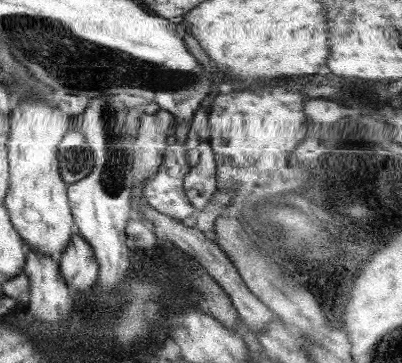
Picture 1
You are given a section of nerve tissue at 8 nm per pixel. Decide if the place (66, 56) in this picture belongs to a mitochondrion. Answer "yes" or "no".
yes

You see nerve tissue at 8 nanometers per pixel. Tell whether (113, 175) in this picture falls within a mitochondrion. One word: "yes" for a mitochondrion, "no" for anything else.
yes

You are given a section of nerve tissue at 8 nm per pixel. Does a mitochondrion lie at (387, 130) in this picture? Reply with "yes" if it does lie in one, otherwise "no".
no

